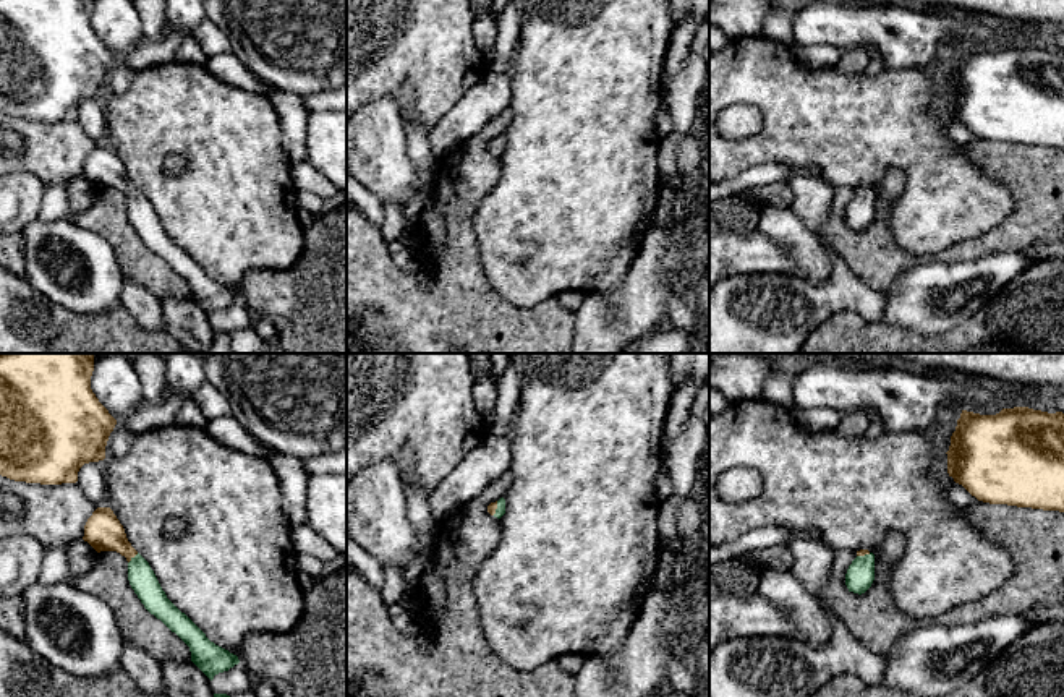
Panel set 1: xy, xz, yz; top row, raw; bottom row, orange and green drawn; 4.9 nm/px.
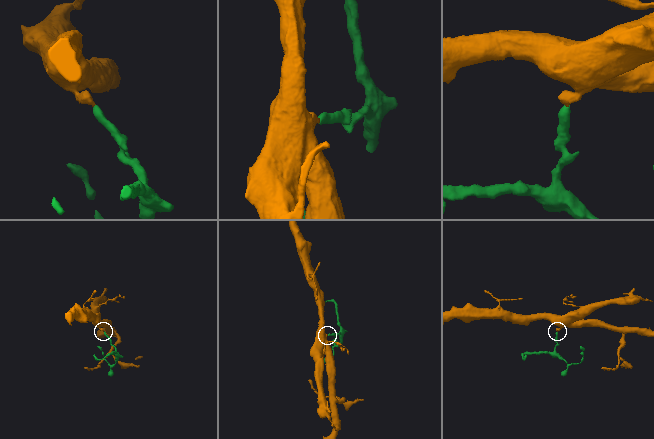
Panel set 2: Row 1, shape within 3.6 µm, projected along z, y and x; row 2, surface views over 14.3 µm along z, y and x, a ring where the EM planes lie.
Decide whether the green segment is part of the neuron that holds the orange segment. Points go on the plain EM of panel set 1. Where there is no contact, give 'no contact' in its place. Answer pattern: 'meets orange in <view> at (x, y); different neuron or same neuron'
meets orange in xy at (133, 193); same neuron

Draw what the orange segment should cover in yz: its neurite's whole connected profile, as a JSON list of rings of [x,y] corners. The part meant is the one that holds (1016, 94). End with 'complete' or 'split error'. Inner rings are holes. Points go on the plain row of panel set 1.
[[[1028,44],[996,52],[962,47],[951,73],[947,110],[978,138],[1064,149],[1064,50]]]; complete

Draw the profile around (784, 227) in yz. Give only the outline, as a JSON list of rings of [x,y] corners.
[[[763,207],[758,230],[776,245],[789,250],[794,276],[811,284],[829,280],[834,269],[832,259],[823,243],[792,209]]]

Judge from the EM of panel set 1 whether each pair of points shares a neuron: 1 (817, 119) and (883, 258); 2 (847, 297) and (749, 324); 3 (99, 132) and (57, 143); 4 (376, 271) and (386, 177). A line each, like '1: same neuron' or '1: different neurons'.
1: different neurons
2: same neuron
3: different neurons
4: different neurons

